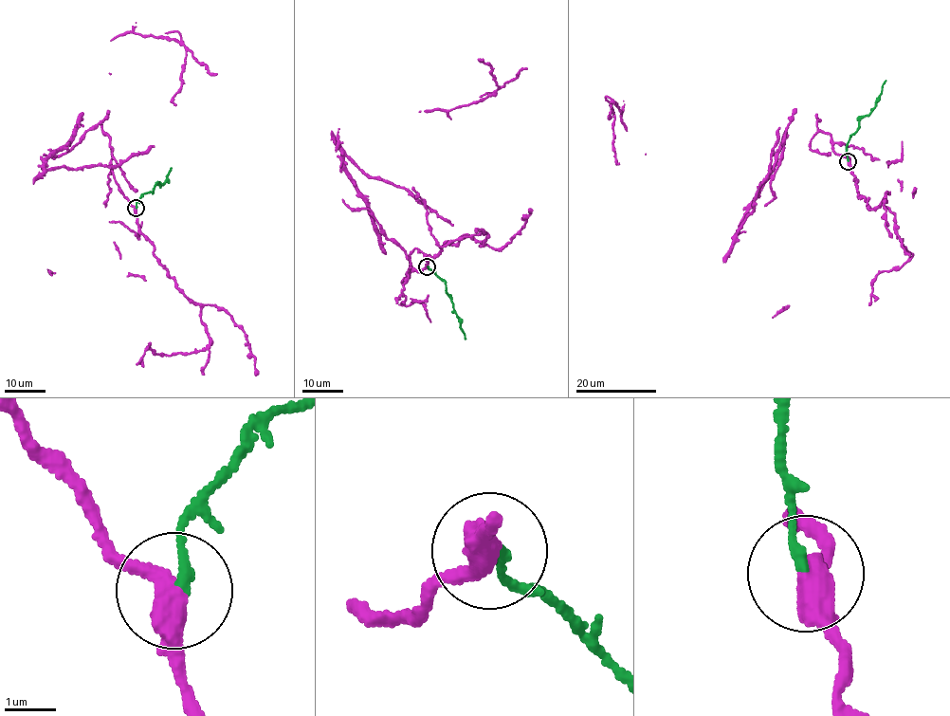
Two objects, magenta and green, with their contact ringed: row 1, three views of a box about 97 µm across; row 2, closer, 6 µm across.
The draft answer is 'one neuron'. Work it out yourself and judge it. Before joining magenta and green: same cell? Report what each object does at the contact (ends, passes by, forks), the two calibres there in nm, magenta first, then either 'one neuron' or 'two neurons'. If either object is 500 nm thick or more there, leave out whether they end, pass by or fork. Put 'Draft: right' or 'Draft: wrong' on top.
Draft: wrong
magenta passes by; green ends; calibres 440 and 190 nm; two neurons

